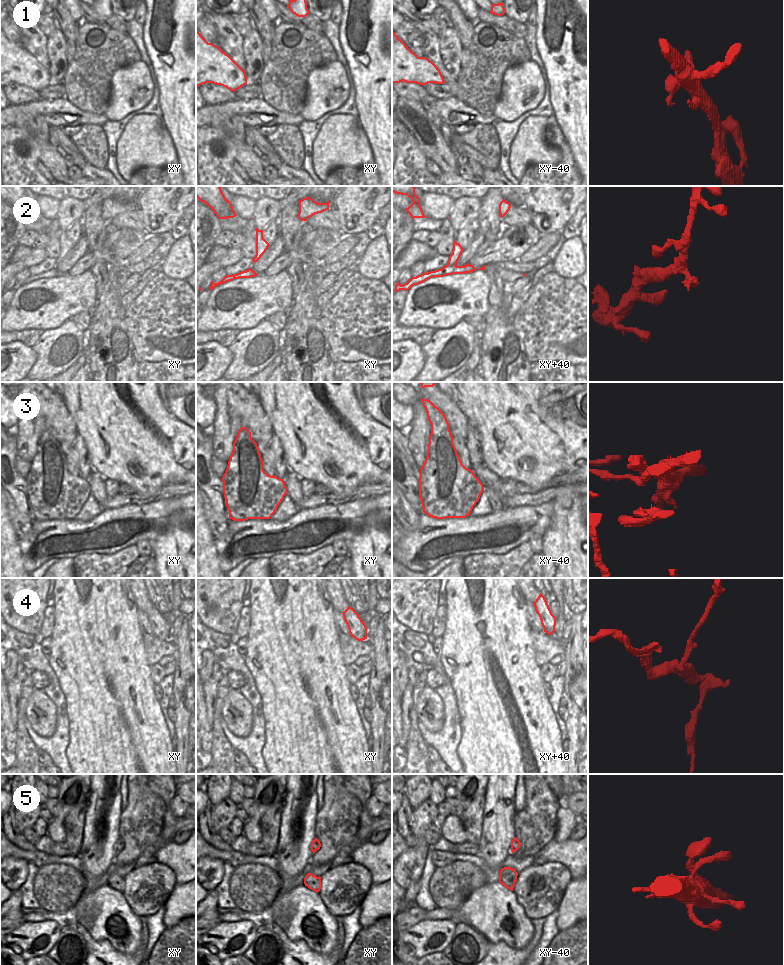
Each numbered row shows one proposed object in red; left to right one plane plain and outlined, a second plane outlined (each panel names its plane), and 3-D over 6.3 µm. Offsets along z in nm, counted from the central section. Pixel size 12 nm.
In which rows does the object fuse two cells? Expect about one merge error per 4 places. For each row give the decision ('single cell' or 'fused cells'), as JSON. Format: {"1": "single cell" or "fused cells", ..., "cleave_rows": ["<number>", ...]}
{"1": "single cell", "2": "single cell", "3": "fused cells", "4": "fused cells", "5": "single cell", "cleave_rows": ["3", "4"]}

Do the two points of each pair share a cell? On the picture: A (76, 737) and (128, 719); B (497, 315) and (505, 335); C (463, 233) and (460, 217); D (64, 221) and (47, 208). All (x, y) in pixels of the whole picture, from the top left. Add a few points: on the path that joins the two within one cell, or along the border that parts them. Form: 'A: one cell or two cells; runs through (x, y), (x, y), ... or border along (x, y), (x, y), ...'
A: one cell; runs through (89, 737), (110, 737), (115, 732)
B: one cell; runs through (497, 320), (500, 330)
C: two cells; border along (476, 220), (466, 223), (456, 233)
D: two cells; border along (60, 201), (58, 213), (55, 217)

